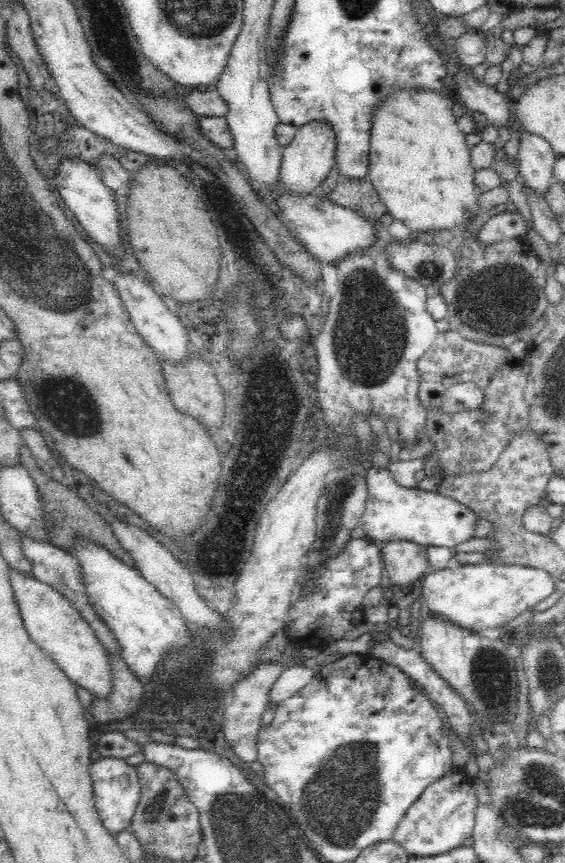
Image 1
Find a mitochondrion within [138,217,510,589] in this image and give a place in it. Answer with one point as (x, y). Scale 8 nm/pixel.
(367, 339)

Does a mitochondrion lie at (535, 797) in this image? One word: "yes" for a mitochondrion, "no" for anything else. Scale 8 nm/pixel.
yes

